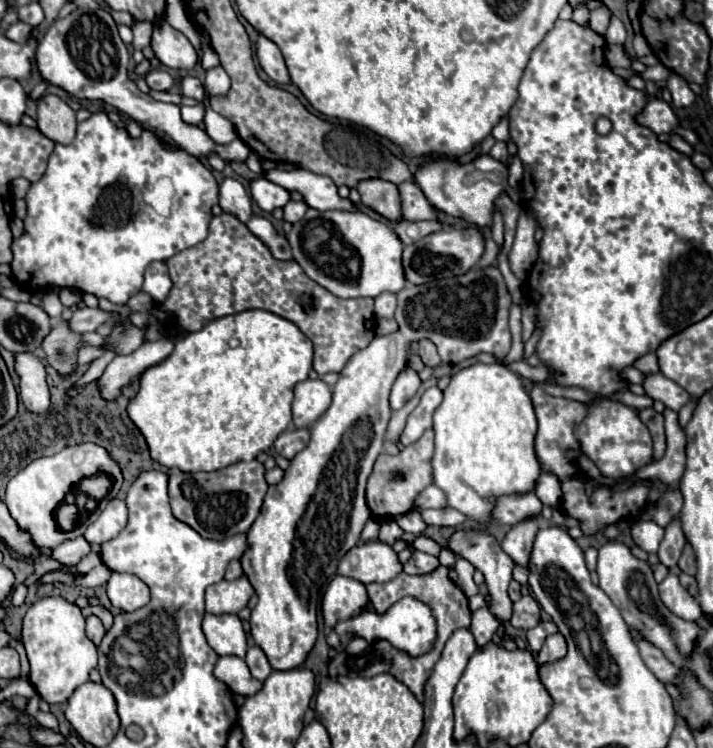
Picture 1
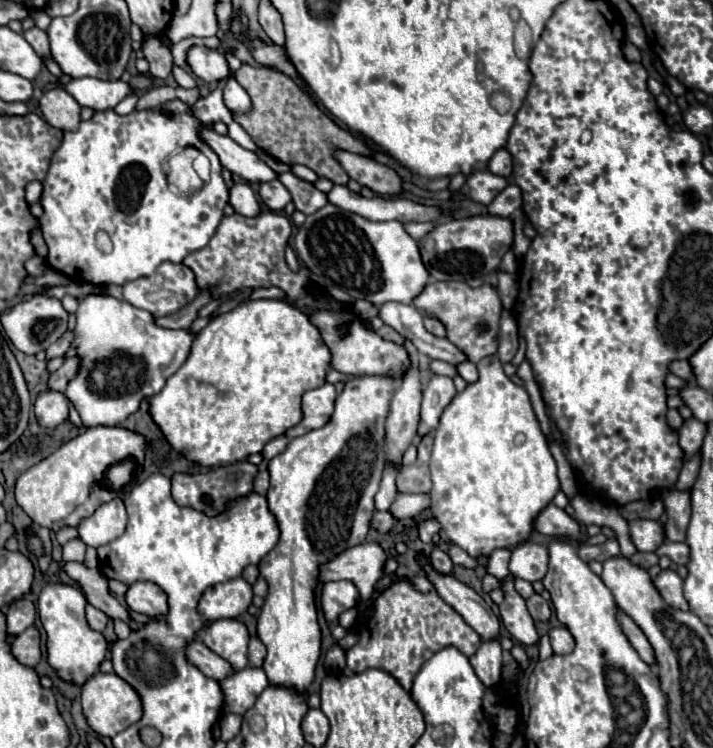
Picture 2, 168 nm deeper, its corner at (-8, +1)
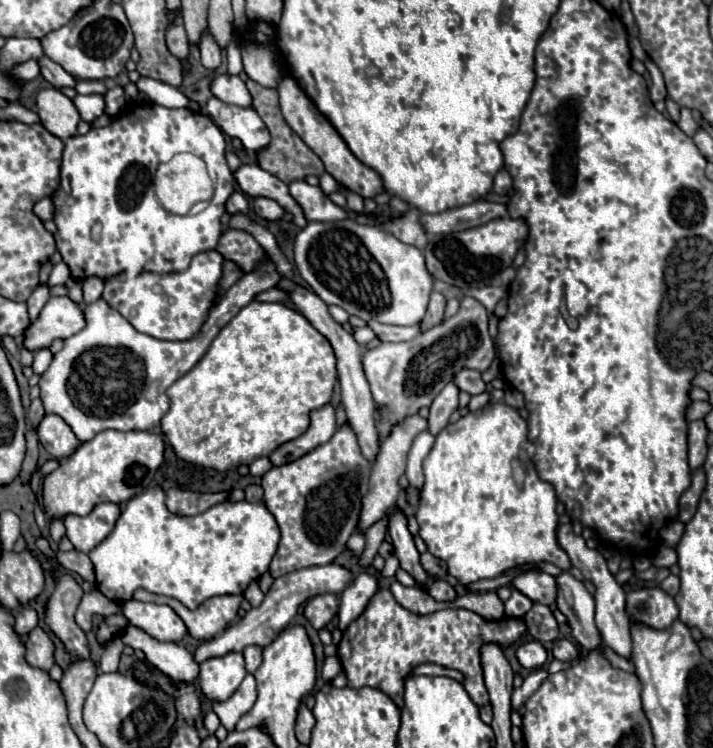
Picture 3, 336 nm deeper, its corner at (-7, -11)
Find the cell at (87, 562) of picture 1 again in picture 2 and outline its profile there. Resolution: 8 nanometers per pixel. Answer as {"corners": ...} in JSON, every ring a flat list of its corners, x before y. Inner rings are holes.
{"corners":[[71,540,63,546,63,560,77,560,83,562,85,560,85,544,81,540]]}

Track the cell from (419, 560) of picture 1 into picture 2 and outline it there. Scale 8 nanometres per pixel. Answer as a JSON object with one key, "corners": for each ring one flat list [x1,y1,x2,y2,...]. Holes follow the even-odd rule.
{"corners":[[435,548,435,550,431,552,431,564,433,564,433,568,435,568,437,572,441,572,441,574,451,574,453,562,451,562,451,558,449,558,445,552,441,552,439,548]]}

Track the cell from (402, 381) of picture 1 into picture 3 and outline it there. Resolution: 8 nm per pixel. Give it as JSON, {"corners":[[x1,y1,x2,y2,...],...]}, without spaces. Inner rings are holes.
{"corners":[[410,416,408,420,396,424,396,428,392,430,392,434,386,440,380,440,380,456,376,456,376,464,372,468,370,474,370,484,368,484,368,494,362,498,362,512,358,518,358,532,366,532,374,522,382,520,388,514,388,508,392,508,392,504,396,504,396,498,400,494,400,486,398,486,398,478,404,474,406,468,406,456,408,450,412,446,412,440,416,434,424,432,428,428,428,422,422,416]]}

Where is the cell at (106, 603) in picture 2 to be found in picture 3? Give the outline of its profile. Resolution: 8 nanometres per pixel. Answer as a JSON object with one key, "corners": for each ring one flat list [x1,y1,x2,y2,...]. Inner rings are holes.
{"corners":[[128,626,124,630,122,642,126,646,132,646,134,650,142,650,152,666,156,666,160,672,164,672,170,678,176,680,196,680,198,664,192,660,192,654,174,642,158,642,146,632,142,632,136,626]]}

